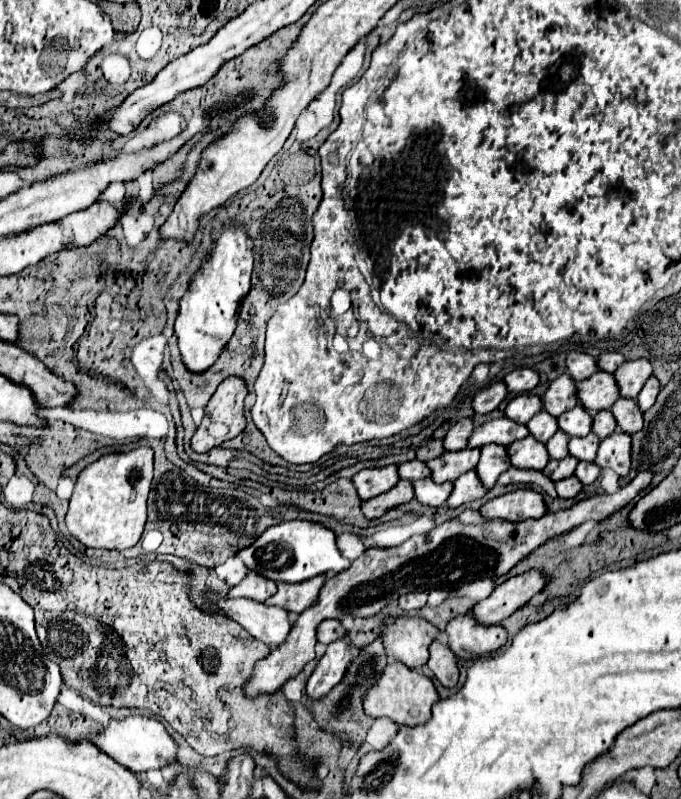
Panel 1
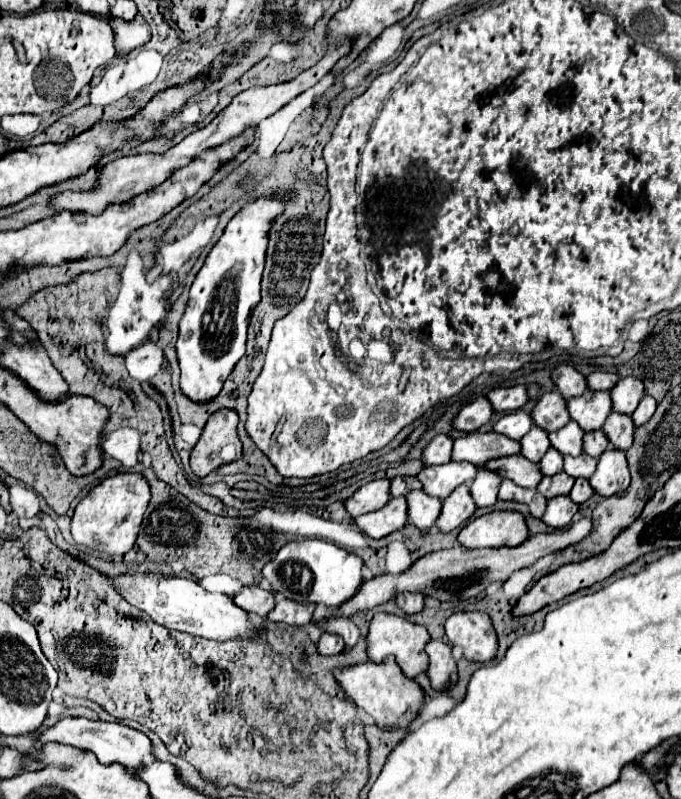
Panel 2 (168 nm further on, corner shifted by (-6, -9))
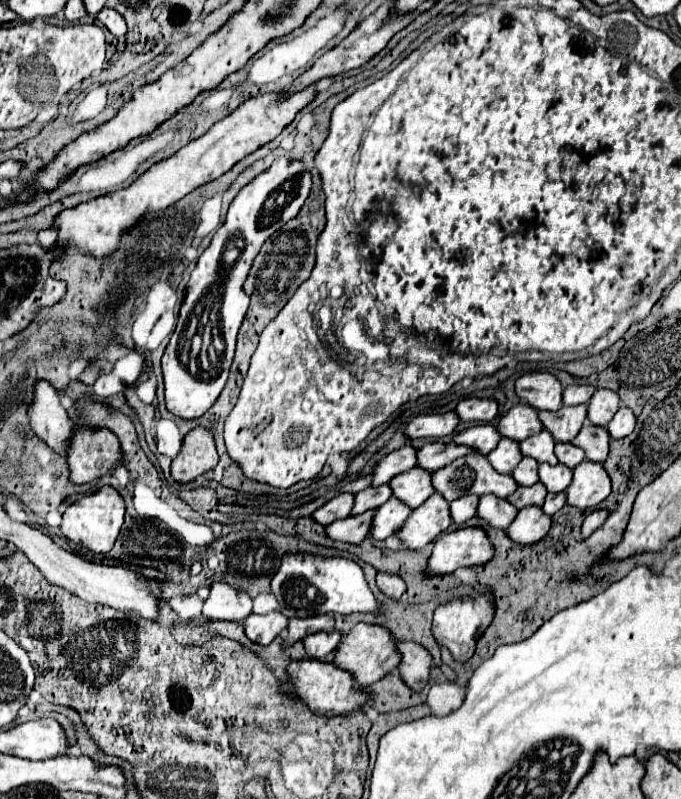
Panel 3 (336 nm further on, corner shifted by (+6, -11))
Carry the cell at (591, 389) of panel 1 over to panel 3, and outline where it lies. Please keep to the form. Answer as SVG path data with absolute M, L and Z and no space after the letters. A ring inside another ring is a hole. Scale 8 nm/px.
M563 405L559 411L539 411L543 427L551 431L555 441L573 441L587 419L587 405Z

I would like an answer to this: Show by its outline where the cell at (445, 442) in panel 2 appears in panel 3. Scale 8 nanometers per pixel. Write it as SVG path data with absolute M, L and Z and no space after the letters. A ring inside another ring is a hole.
M405 445L393 453L389 453L373 473L373 487L389 483L395 475L405 473L417 465L417 449L413 445Z

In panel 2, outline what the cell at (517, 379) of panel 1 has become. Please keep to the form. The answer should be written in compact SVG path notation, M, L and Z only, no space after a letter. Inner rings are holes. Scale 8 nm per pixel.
M525 385L497 387L497 389L491 389L487 393L487 401L491 401L491 407L497 413L517 411L527 403L527 389L525 389Z

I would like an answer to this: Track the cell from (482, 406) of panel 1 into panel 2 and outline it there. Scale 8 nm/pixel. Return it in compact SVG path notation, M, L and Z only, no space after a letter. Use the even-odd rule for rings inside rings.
M477 397L473 403L465 405L451 421L451 427L457 431L465 431L465 433L473 433L477 429L481 429L489 419L491 419L491 405L485 397Z

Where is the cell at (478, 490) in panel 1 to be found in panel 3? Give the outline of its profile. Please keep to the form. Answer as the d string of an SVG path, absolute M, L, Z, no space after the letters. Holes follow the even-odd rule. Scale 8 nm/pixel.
M431 495L427 503L417 507L407 523L401 527L397 537L405 549L423 549L427 543L437 539L451 525L449 501L443 495Z

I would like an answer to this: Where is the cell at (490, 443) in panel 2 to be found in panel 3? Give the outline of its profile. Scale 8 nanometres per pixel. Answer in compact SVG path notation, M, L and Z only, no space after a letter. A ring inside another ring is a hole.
M427 443L419 449L419 463L417 467L423 467L427 471L437 471L449 463L453 463L459 457L465 457L469 453L477 453L473 447L467 445L457 445L457 443Z

